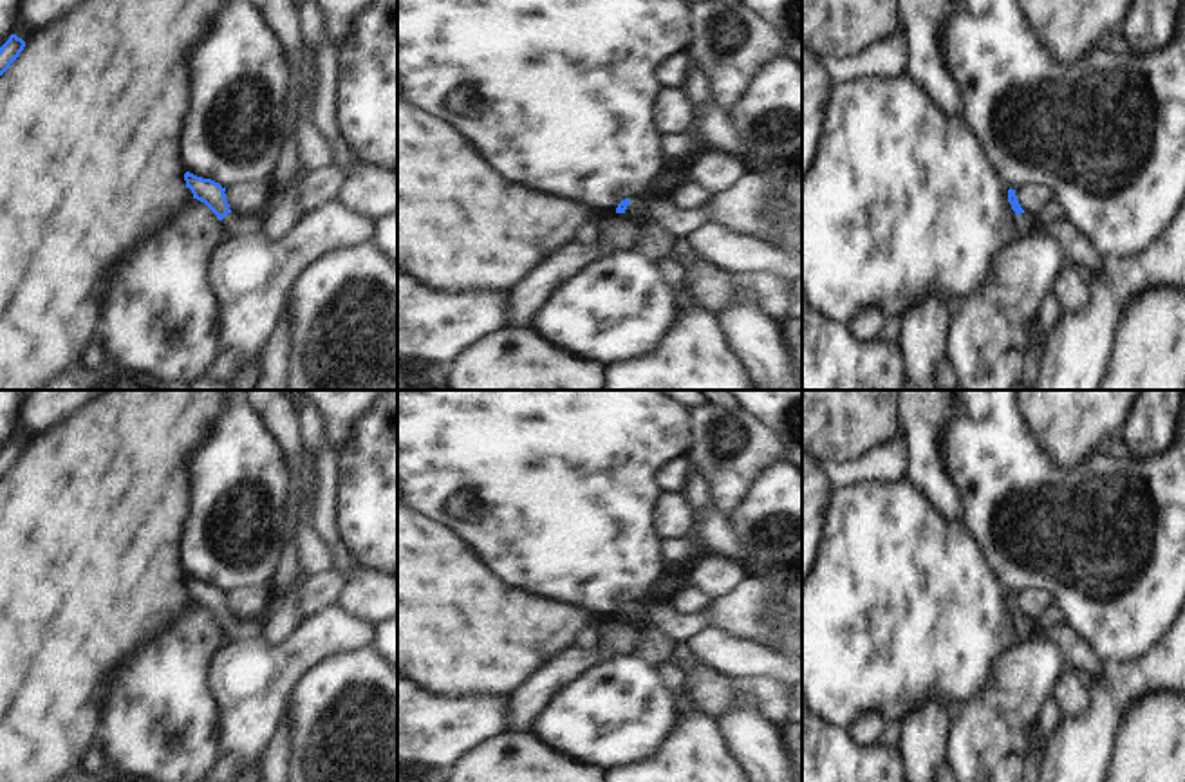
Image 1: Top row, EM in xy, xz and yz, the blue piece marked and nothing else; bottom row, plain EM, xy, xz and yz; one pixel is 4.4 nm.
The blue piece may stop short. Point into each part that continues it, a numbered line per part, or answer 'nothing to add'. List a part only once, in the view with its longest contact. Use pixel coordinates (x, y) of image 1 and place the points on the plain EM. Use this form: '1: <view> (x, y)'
1: xz (680, 627)

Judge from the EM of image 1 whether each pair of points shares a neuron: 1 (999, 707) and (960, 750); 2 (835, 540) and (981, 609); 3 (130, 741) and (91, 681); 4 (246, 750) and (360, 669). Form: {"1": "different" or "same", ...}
{"1": "same", "2": "same", "3": "different", "4": "different"}

